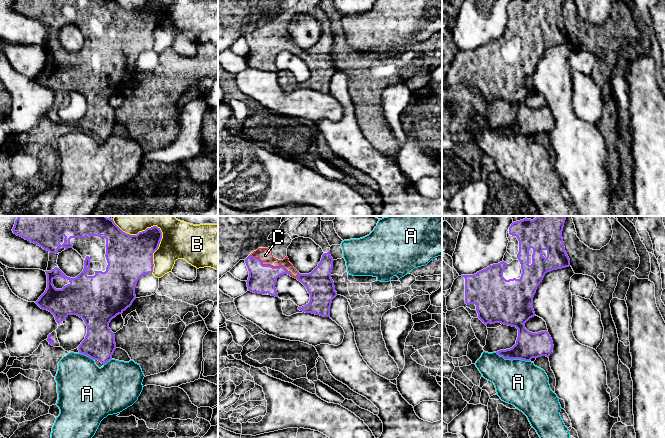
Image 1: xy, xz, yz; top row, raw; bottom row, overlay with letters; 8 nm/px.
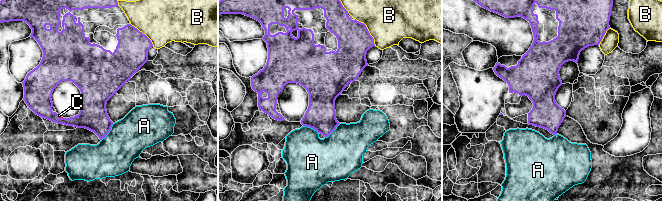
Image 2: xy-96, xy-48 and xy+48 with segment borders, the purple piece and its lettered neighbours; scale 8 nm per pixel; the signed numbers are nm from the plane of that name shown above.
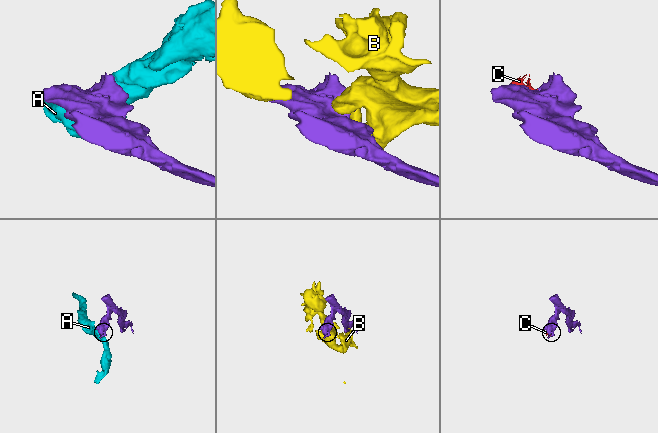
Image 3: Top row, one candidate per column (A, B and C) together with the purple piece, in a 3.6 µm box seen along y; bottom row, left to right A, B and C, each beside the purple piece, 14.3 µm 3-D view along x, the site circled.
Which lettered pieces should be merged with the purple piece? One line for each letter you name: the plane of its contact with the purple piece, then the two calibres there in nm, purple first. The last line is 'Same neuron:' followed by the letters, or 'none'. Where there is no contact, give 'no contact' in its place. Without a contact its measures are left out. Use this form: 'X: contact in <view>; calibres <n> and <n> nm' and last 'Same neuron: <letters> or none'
C: contact in xz; calibres 220 and 110 nm
Same neuron: C

